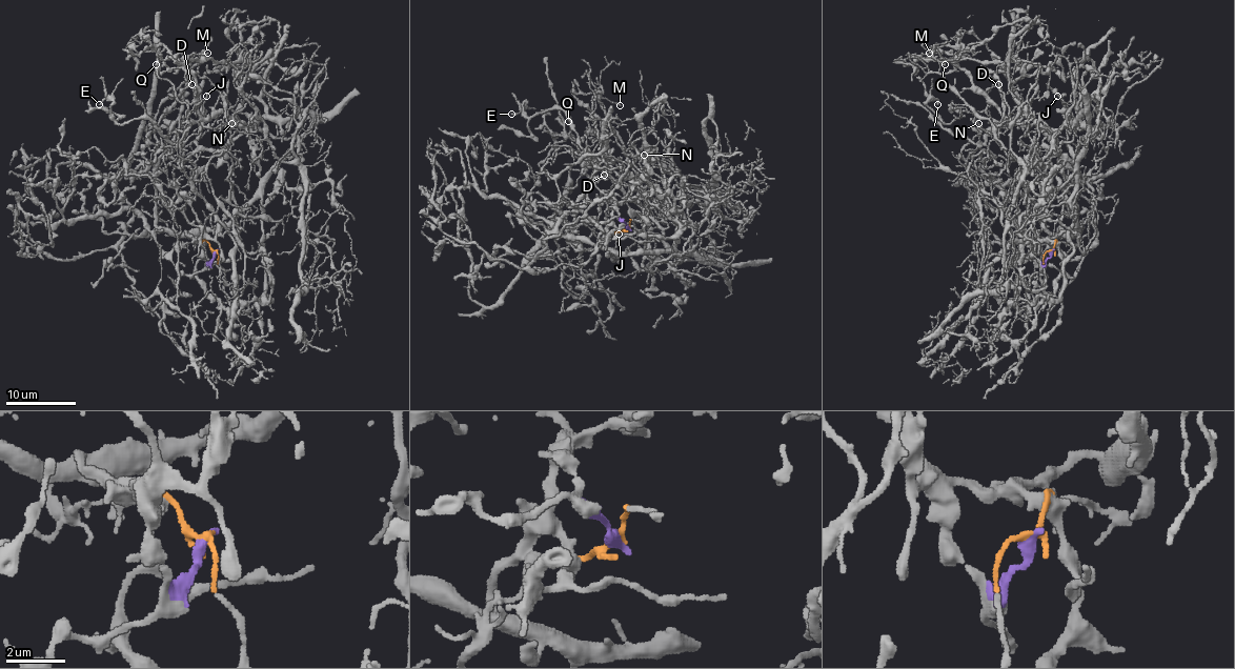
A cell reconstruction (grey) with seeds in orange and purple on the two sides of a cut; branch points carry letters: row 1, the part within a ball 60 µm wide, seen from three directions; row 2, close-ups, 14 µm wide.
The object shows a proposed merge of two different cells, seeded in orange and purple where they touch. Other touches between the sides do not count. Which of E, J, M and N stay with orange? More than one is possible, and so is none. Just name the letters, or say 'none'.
none

